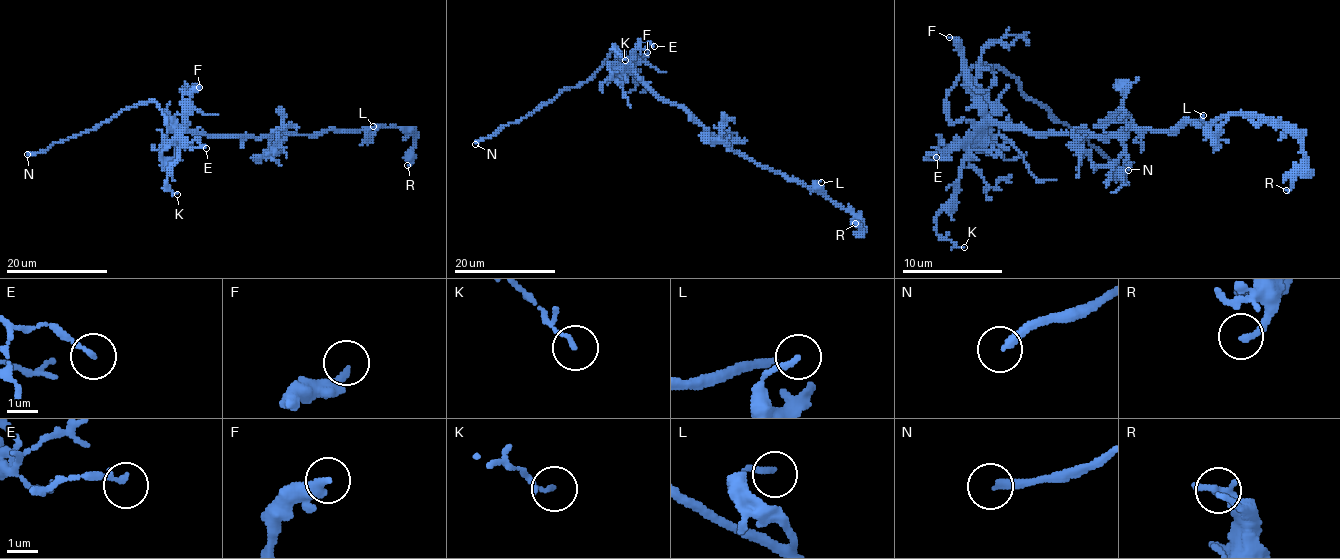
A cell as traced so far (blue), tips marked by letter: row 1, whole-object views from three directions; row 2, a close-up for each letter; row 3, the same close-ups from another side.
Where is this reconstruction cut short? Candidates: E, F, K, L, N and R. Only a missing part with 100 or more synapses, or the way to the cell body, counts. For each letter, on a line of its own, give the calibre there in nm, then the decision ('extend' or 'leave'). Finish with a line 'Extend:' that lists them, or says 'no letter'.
E: 160 nm | leave
F: 280 nm | leave
K: 130 nm | leave
L: 180 nm | leave
N: 280 nm | extend
R: 170 nm | leave
Extend: N

